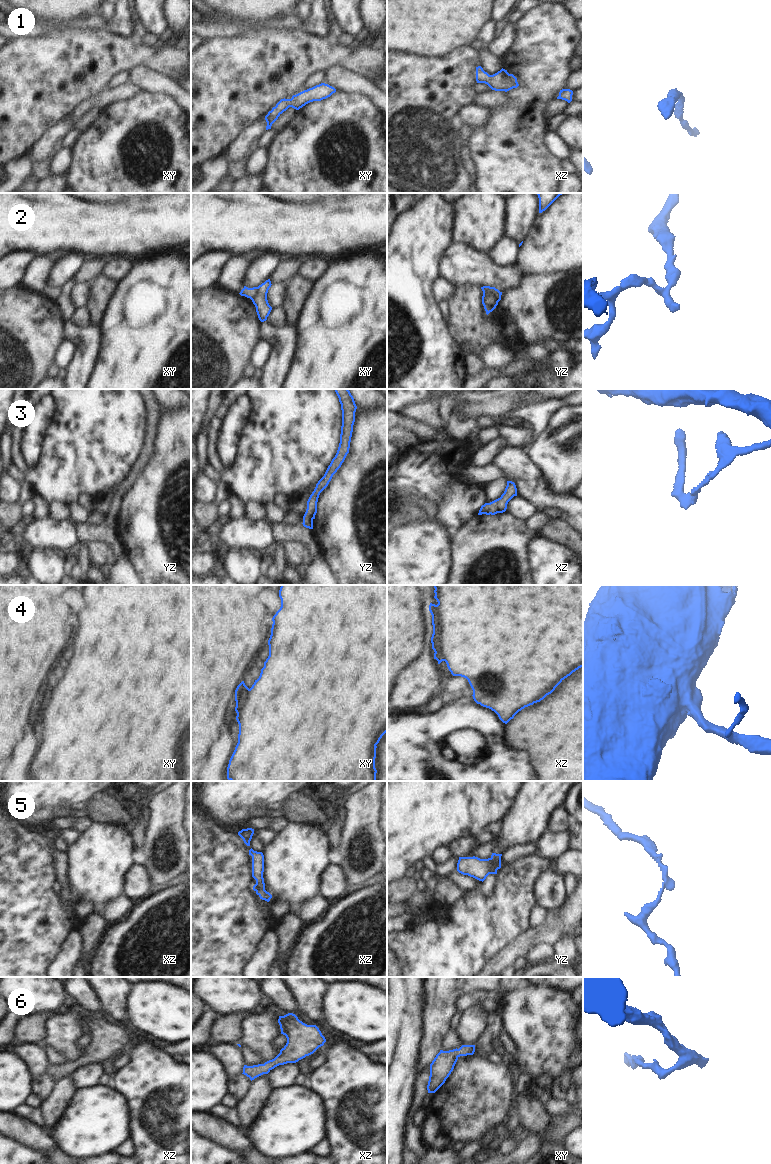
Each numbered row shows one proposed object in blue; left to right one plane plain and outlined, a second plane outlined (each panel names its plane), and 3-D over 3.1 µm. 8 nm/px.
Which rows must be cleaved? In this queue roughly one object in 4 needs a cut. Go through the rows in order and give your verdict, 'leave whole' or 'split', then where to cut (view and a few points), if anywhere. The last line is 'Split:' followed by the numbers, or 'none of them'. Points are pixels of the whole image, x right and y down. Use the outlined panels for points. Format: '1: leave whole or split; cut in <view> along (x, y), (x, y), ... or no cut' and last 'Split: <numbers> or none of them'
1: leave whole; no cut
2: split; cut in yz along (483, 292), (491, 292), (498, 301)
3: leave whole; no cut
4: leave whole; no cut
5: split; cut in yz along (500, 858), (495, 861), (490, 859)
6: leave whole; no cut
Split: 2, 5

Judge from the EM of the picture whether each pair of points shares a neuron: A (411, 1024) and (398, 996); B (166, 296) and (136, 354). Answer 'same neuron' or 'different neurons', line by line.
A: same neuron
B: same neuron

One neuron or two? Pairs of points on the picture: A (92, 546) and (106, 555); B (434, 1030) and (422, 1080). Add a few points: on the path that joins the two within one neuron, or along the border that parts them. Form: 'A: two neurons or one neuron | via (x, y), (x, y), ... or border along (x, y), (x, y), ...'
A: one neuron | via (95, 548), (103, 555)
B: two neurons | border along (429, 1064), (421, 1071)

